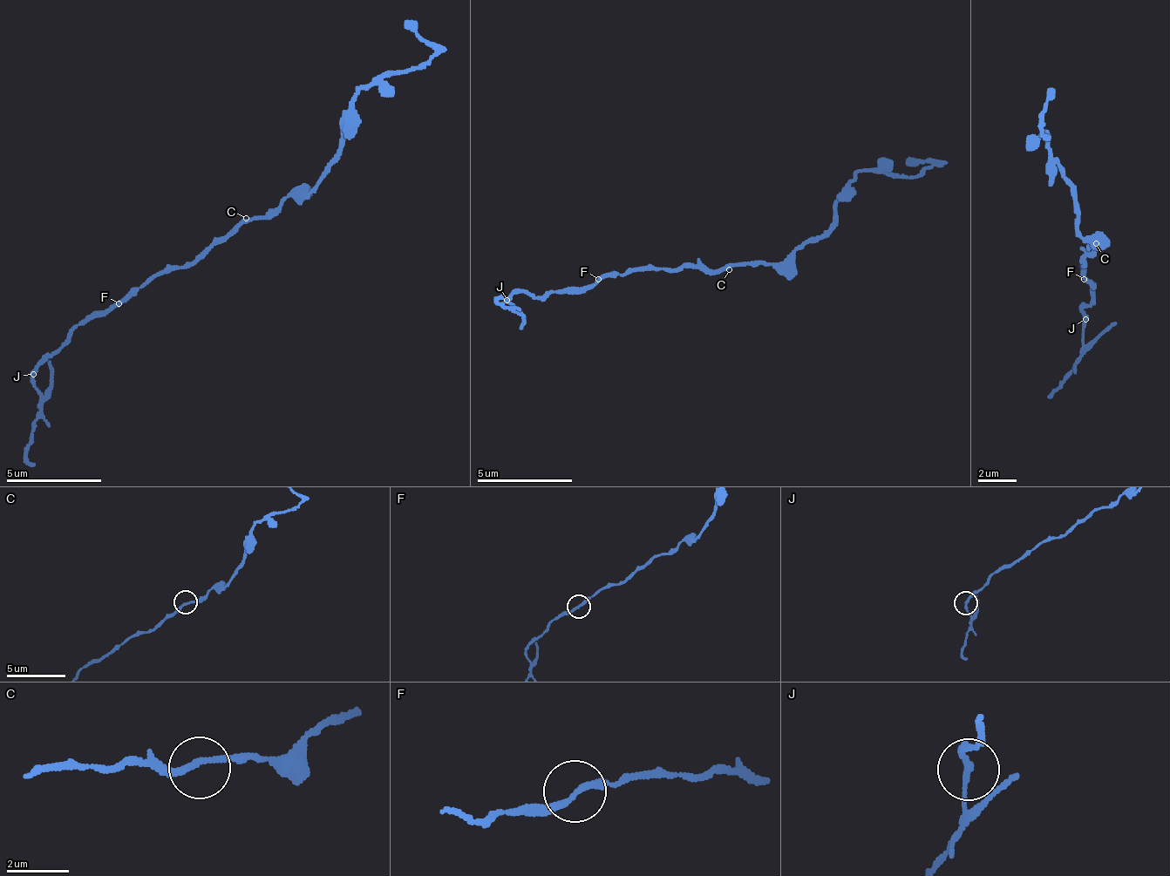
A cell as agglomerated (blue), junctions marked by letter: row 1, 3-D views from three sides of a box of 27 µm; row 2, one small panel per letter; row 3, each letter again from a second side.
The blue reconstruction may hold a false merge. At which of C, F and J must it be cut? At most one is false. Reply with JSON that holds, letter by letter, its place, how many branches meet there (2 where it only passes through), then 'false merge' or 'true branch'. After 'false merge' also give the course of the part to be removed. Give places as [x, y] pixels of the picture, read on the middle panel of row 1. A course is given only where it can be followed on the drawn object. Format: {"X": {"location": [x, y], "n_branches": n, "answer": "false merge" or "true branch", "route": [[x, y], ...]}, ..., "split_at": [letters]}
{"C": {"location": [729, 269], "n_branches": 2, "answer": "true branch"}, "F": {"location": [598, 279], "n_branches": 2, "answer": "true branch"}, "J": {"location": [506, 300], "n_branches": 2, "answer": "false merge", "route": [[508, 301], [510, 311], [498, 304], [506, 295]]}, "split_at": ["J"]}

